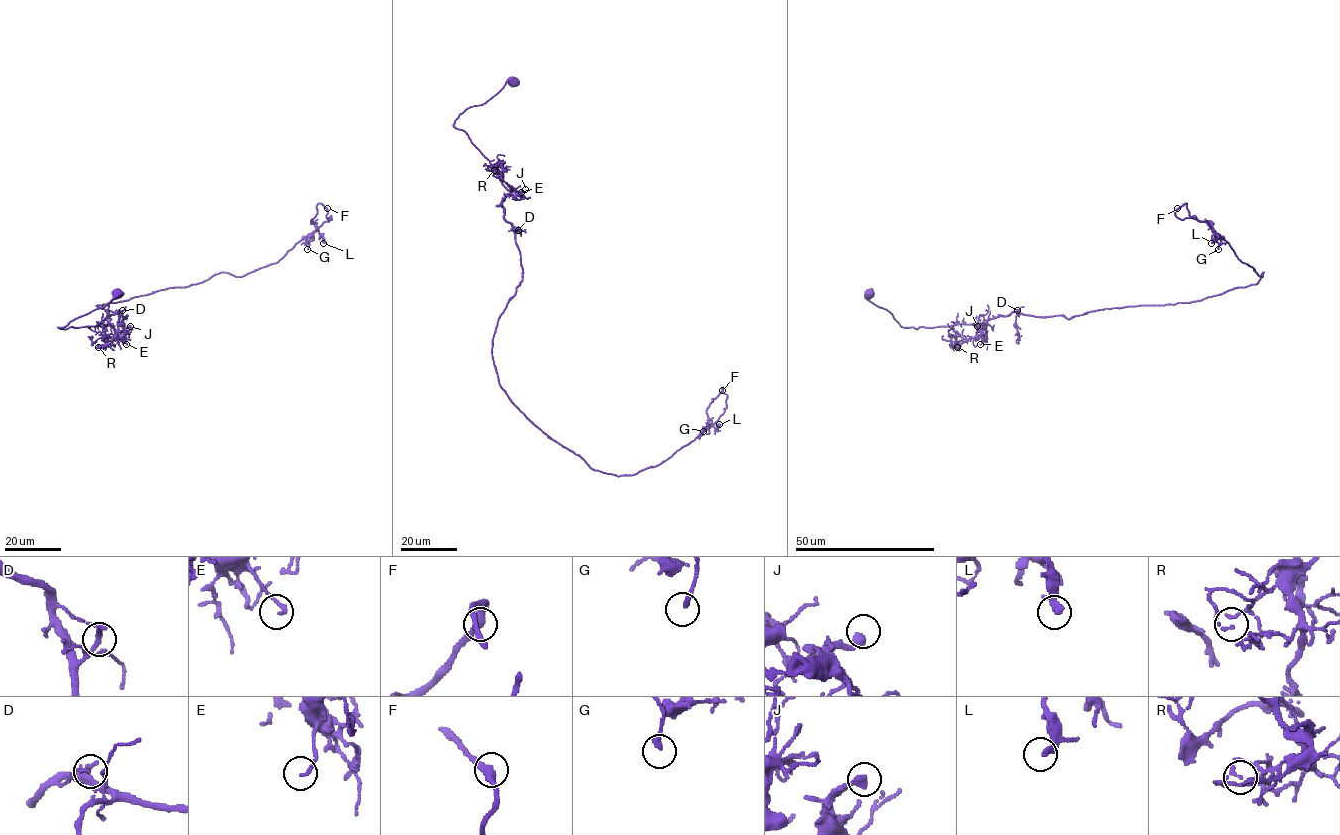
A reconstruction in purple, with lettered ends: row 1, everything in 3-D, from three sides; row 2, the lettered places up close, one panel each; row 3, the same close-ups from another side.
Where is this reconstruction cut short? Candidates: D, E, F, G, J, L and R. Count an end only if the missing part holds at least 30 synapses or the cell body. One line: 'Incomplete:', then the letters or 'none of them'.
Incomplete: J

